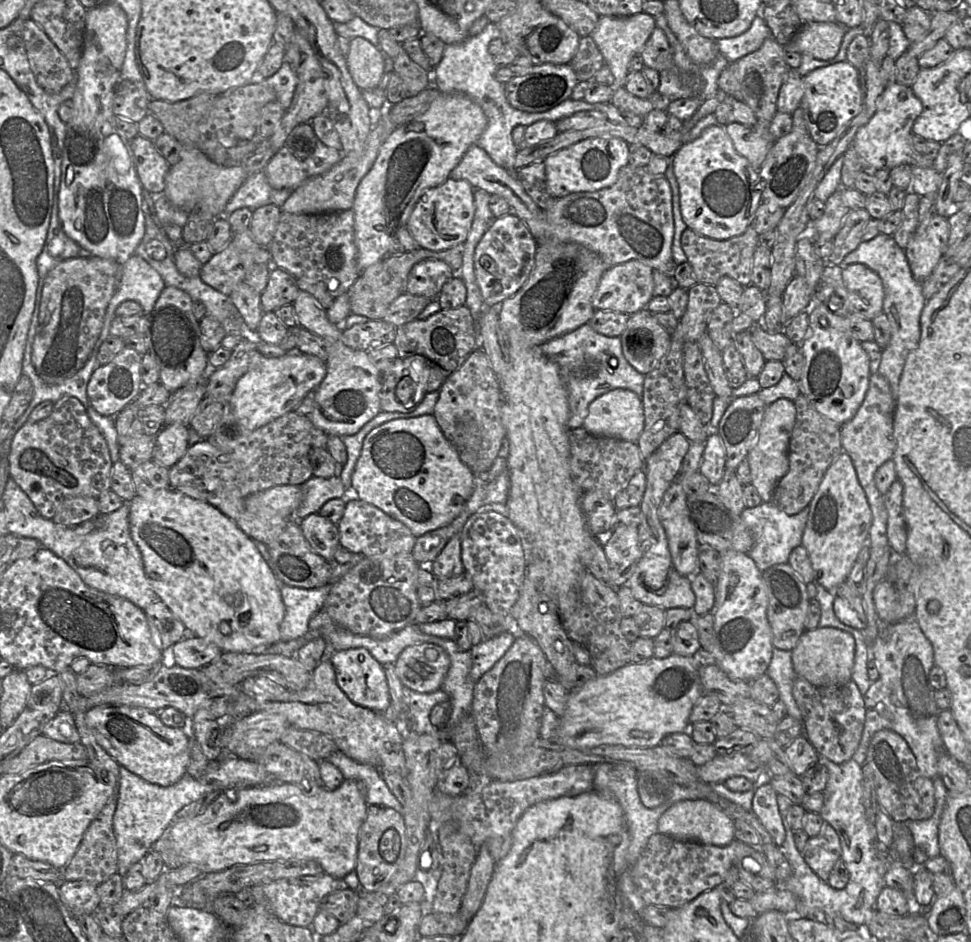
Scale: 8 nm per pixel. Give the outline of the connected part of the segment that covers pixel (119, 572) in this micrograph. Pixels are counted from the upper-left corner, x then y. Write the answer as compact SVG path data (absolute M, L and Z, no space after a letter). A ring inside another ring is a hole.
M11 477L7 480L2 501L6 511L8 534L38 540L44 548L51 550L58 557L65 560L89 587L107 594L123 597L142 610L145 610L159 599L146 576L141 551L130 533L129 502L124 502L120 509L108 515L99 515L103 516L102 522L95 529L86 534L78 534L73 527L61 526L51 519L44 518L35 508L28 495Z

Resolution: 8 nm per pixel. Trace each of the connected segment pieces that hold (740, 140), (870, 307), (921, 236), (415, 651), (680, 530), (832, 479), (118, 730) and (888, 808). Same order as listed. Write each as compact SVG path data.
M757 120L752 127L740 123L729 123L724 126L737 153L744 156L757 170L762 166L774 142L769 125L769 121Z
M853 263L843 266L842 278L847 290L849 313L858 313L872 320L883 312L884 288L875 271L864 264Z
M934 213L919 222L904 249L911 272L918 282L927 279L944 256L949 233L948 216Z
M429 642L406 647L395 662L396 673L403 685L420 693L441 689L449 667L447 652Z
M678 479L665 491L658 509L668 548L676 571L690 577L698 571L698 545L694 526L688 515L687 496Z
M844 452L826 470L809 504L809 514L801 545L807 550L815 580L835 597L836 587L846 581L857 556L869 536L872 512L858 481L850 456Z
M96 706L86 713L86 721L97 742L119 765L146 781L167 787L187 773L189 729L165 725L158 712L128 706Z
M881 729L871 738L865 762L870 766L875 784L876 800L881 809L895 822L926 820L935 809L933 782L924 776L908 743L898 733Z

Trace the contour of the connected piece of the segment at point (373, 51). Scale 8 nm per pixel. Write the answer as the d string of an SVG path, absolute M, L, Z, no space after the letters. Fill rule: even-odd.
M355 37L350 40L346 62L353 81L362 91L378 87L385 70L381 47L362 37Z

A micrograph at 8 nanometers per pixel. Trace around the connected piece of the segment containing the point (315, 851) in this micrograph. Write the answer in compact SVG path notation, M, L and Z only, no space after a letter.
M345 779L335 790L323 788L314 795L303 792L291 783L238 787L220 793L203 813L173 821L164 837L169 838L185 864L196 865L204 873L219 872L236 865L308 859L318 862L324 874L342 880L355 870L359 831L366 818L368 806L362 786L352 779Z

